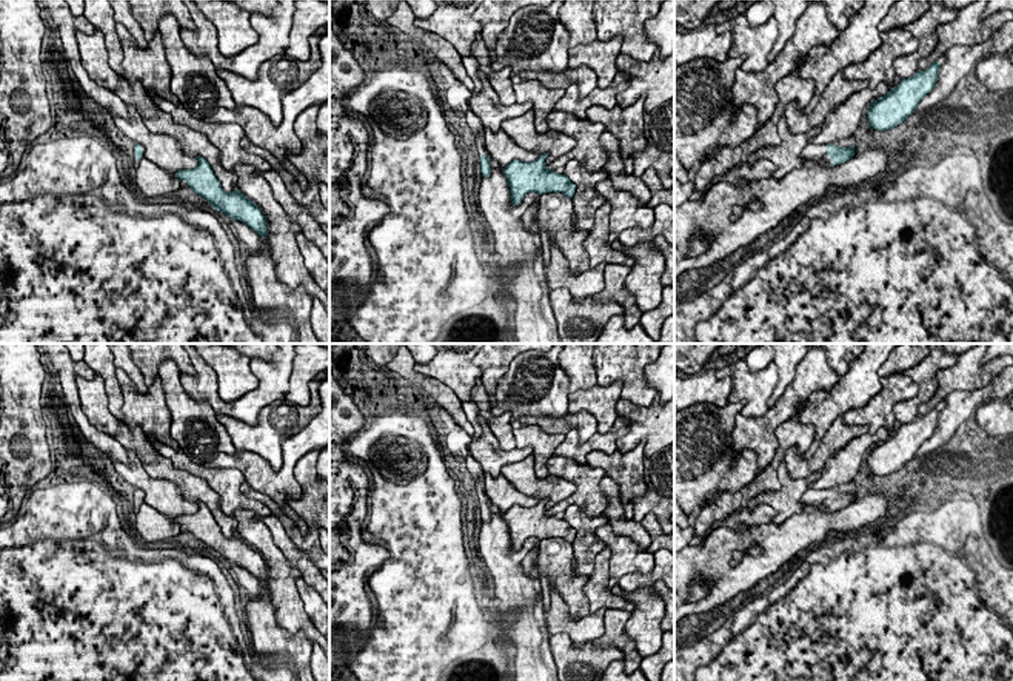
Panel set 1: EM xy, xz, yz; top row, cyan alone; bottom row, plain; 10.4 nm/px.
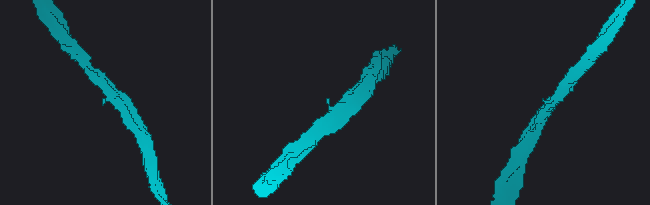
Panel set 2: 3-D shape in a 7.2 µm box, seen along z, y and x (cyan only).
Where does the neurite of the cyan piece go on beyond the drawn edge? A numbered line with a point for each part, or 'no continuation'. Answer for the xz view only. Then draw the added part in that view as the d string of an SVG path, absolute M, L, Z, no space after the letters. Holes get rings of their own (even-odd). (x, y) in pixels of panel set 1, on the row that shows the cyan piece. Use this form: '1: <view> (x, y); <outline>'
1: xz (476, 127); M470 108L465 114L465 120L466 120L470 129L474 134L477 154L479 156L485 154L485 151L486 151L486 146L485 146L485 126L480 123L479 117Z

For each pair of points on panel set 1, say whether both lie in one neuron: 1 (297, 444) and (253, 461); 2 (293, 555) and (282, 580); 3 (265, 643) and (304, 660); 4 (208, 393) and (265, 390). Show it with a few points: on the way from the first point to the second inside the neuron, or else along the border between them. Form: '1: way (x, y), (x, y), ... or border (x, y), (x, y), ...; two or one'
1: way (290, 458), (288, 466), (277, 476), (267, 475); one
2: border (270, 532), (274, 544), (302, 577); two
3: way (274, 643), (288, 643), (296, 650); one
4: way (222, 407), (247, 409), (251, 404); one

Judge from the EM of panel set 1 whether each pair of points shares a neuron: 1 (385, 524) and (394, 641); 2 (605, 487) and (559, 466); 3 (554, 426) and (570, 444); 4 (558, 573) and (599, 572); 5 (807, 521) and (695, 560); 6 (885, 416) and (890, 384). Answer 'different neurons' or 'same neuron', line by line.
1: same neuron
2: different neurons
3: different neurons
4: different neurons
5: same neuron
6: same neuron

